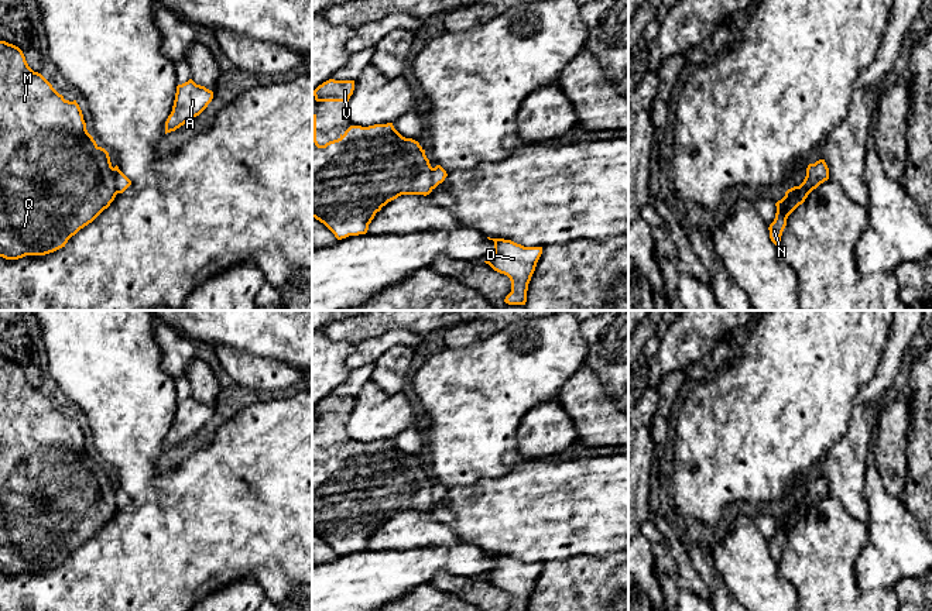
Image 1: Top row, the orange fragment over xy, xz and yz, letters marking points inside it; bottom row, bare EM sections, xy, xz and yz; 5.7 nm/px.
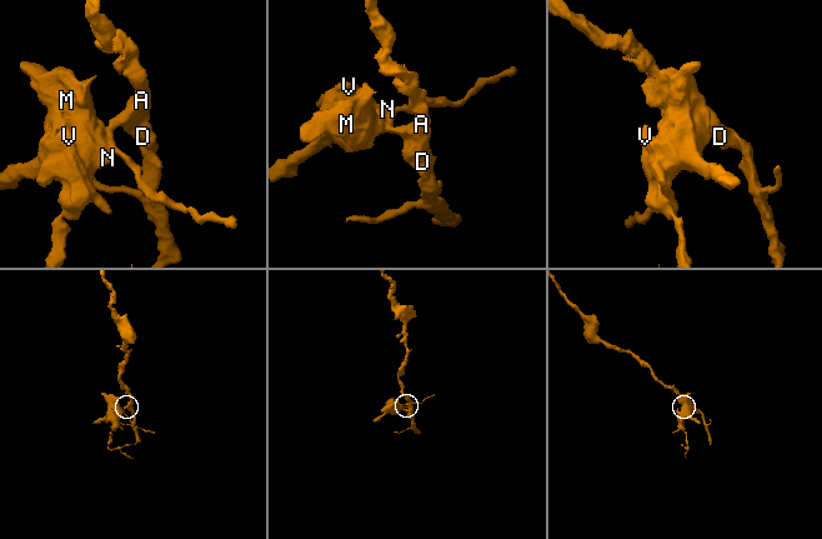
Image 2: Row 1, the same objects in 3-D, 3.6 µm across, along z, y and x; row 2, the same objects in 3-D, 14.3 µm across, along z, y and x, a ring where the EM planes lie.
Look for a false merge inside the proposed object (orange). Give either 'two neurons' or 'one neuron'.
two neurons

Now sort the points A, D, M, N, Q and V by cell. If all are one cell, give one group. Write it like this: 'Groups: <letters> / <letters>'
Groups: A D / M N Q V

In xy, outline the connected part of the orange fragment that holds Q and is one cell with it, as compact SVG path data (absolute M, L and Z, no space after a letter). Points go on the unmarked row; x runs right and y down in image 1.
M0 357L0 573L18 576L65 563L72 552L110 522L116 511L109 468L88 449L76 416L65 416L28 382L18 363Z

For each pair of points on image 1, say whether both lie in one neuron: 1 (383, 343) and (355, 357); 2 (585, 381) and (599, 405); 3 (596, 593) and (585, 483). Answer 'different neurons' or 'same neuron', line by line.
1: same neuron
2: same neuron
3: different neurons

